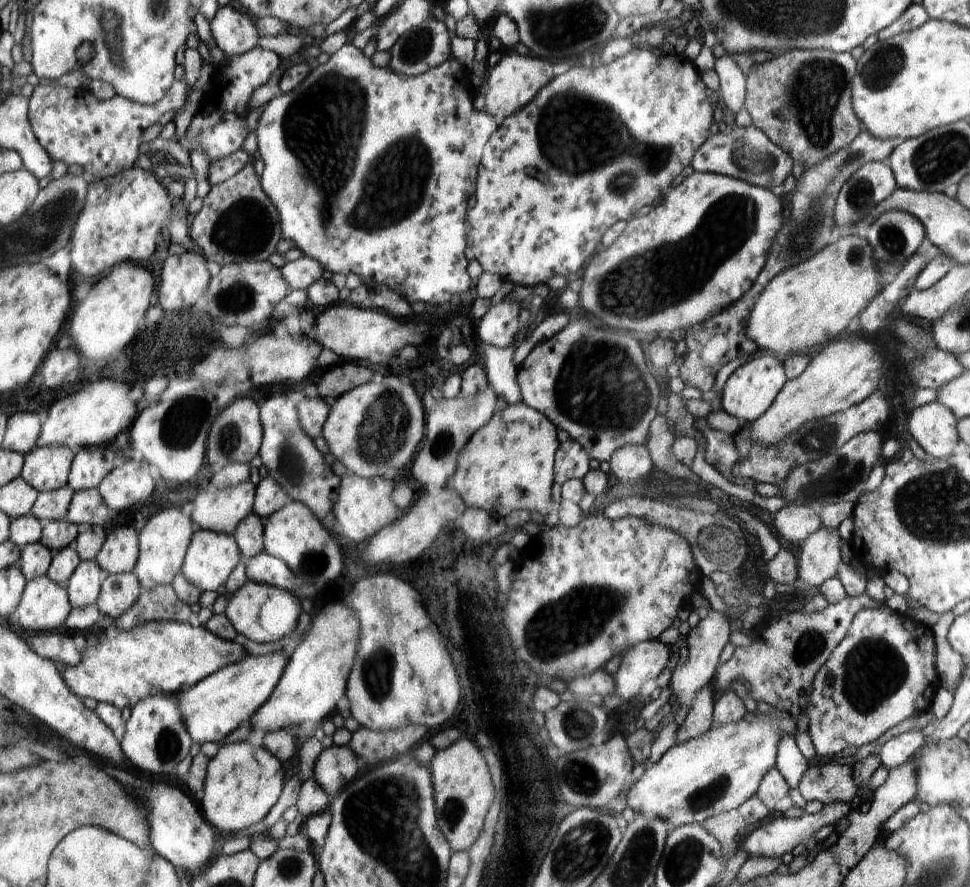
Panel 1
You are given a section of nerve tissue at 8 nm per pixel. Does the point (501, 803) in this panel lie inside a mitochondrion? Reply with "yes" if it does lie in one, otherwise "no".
no

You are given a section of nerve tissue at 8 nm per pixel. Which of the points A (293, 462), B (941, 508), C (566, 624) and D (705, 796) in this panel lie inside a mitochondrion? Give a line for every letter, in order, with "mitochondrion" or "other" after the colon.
A: mitochondrion
B: mitochondrion
C: mitochondrion
D: mitochondrion

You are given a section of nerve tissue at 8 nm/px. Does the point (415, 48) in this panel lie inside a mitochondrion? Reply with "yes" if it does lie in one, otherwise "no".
yes

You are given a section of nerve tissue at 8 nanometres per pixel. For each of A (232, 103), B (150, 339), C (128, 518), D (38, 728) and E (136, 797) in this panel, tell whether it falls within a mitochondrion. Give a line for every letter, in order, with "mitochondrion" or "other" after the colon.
A: other
B: other
C: other
D: other
E: other

